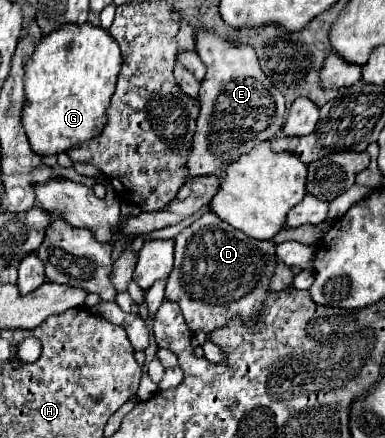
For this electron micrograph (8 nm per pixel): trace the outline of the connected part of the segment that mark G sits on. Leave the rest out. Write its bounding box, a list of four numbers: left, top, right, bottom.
[22,22,122,156]

